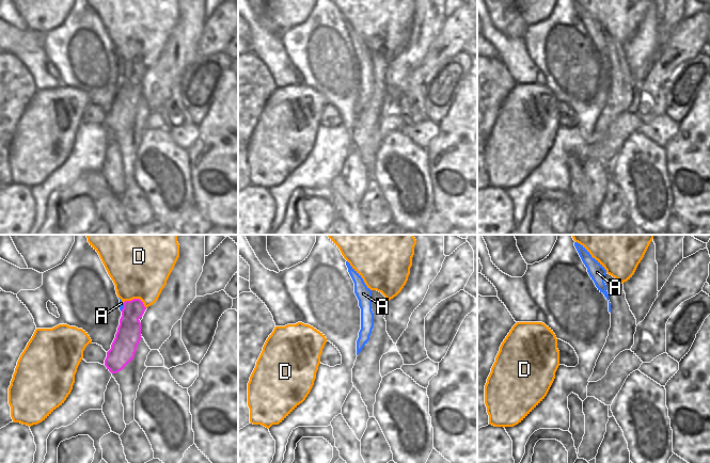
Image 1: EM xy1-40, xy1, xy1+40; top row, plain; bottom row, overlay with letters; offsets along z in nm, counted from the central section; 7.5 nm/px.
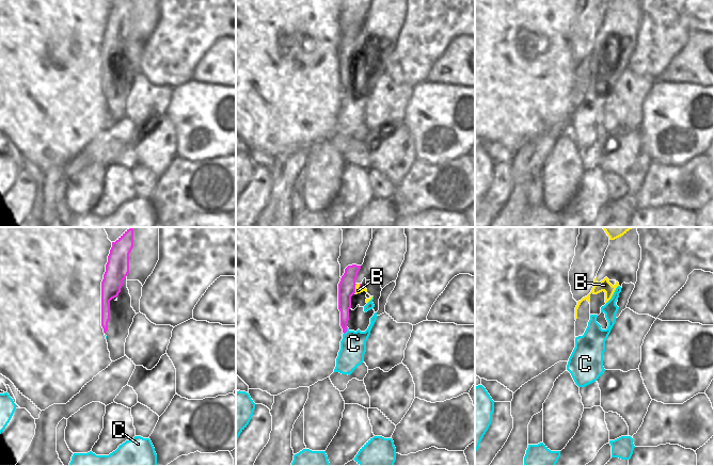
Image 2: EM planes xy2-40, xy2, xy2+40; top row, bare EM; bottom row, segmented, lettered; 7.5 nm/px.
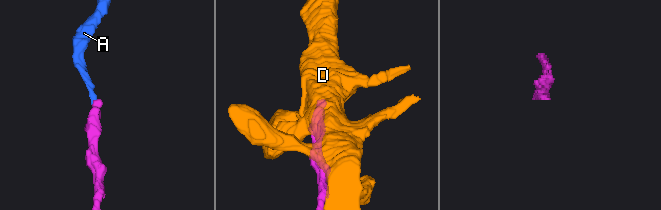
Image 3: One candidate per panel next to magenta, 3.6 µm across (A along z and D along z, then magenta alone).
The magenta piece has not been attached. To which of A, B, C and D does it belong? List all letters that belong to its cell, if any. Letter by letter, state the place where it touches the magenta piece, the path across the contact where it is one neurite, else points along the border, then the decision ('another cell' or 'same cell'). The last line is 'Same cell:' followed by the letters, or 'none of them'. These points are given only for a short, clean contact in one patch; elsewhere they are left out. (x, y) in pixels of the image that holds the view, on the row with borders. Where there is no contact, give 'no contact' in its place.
A: contact xy1-40 (124, 307); way xy1-40 (128, 335), (128, 312), (124, 307), (121, 303); same cell
B: contact xy2 (354, 288); another cell
C: contact xy2 (346, 331); border xy2 (347, 327), (344, 334); another cell
D: contact xy1-40 (136, 299); border xy1-40 (123, 302), (139, 299), (146, 307); another cell
Same cell: A

